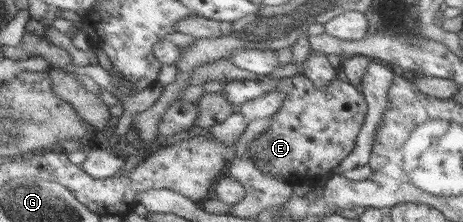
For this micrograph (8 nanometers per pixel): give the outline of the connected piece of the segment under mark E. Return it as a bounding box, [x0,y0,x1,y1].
[222,73,367,186]

